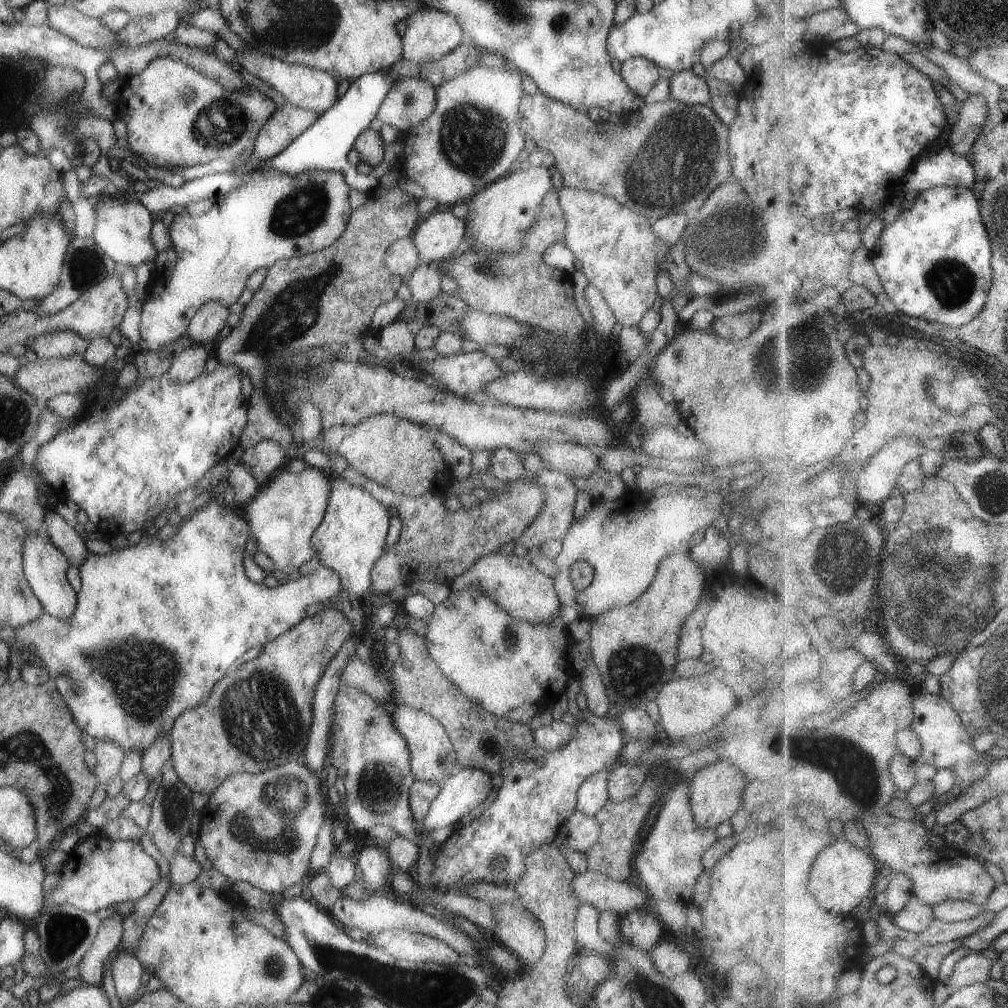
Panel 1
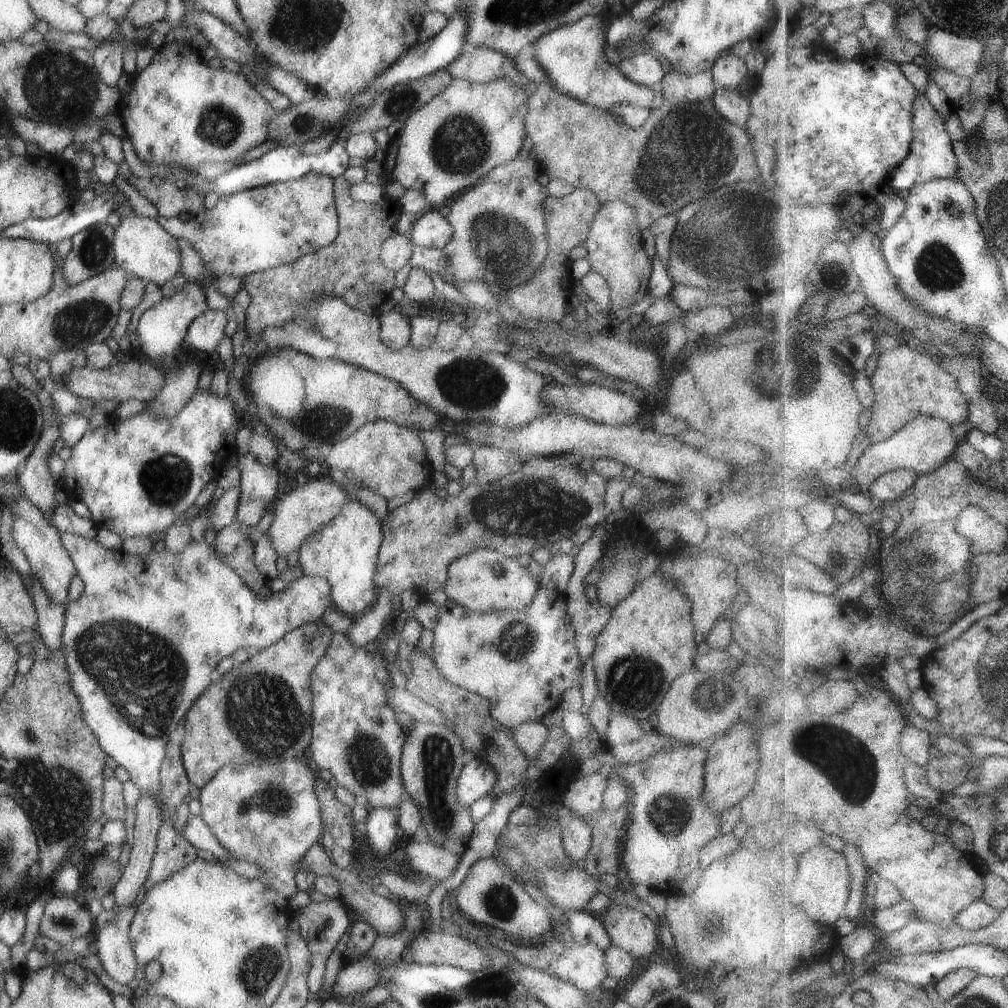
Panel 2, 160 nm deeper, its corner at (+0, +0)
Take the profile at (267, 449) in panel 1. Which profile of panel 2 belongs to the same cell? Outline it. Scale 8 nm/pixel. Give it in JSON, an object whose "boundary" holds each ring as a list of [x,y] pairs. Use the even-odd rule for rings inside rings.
{"boundary":[[[238,455],[237,458],[240,483],[234,520],[254,527],[277,497],[277,471],[274,464],[260,464],[249,455]]]}

